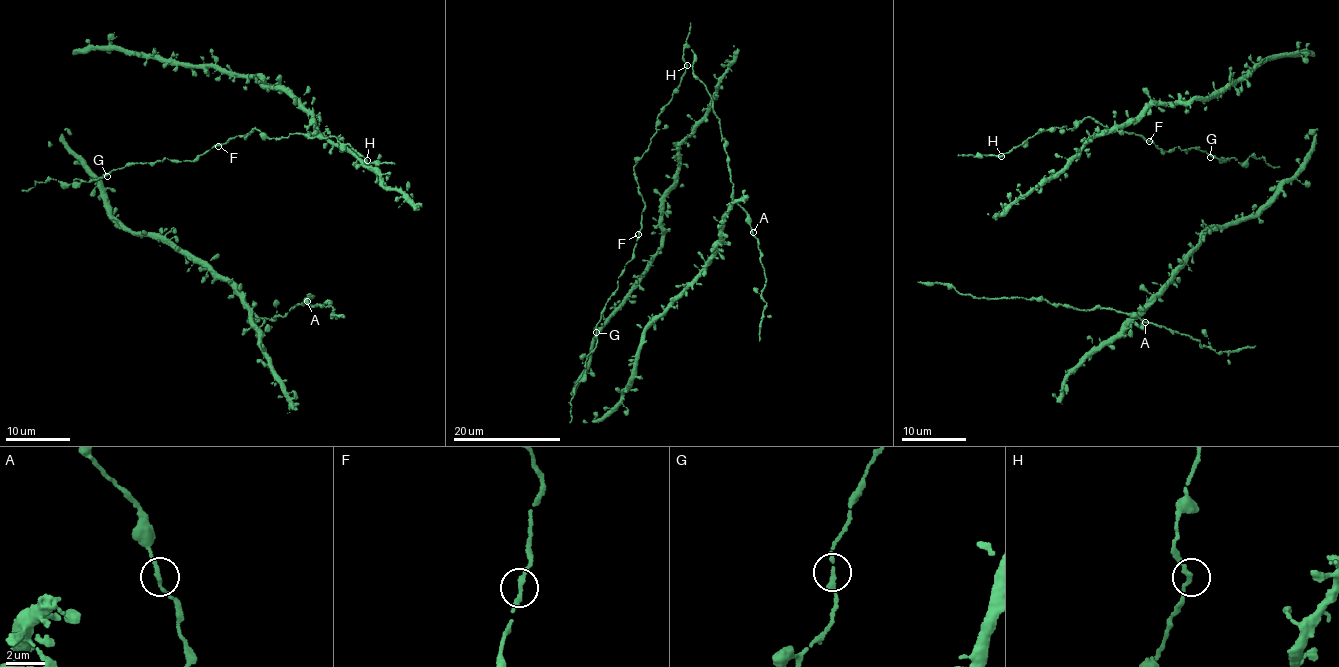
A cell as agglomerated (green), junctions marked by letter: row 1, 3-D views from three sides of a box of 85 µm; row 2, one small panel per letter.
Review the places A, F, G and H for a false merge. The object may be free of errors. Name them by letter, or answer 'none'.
none

